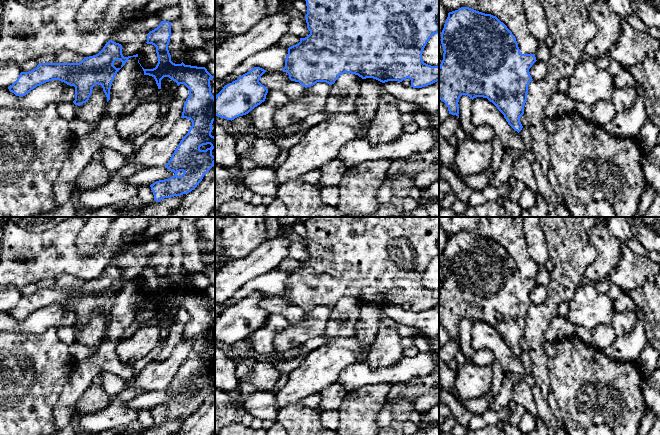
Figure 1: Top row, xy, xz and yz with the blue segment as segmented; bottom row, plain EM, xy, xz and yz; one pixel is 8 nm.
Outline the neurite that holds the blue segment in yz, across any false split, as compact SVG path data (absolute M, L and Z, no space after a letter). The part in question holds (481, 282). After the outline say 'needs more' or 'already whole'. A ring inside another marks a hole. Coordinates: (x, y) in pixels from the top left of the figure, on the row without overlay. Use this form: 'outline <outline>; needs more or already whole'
outline M461 231L448 237L441 257L443 284L439 290L439 323L448 331L449 338L459 342L459 322L469 320L487 322L504 339L508 348L518 357L523 350L520 341L524 338L528 309L533 304L529 293L537 285L535 278L522 278L515 260L496 240L485 238L469 231Z; already whole

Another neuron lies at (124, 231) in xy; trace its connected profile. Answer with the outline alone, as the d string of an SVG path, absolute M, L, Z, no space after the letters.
M70 217L40 233L27 231L7 221L1 243L0 285L20 289L46 278L54 279L61 274L74 275L83 281L96 279L124 247L158 239L163 233L178 229L181 223L181 217L114 217L97 251L81 256L76 251L76 239L88 219L89 217Z

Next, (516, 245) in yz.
M439 217L448 236L469 231L496 240L515 260L522 278L535 278L539 267L528 251L523 222L524 217Z

